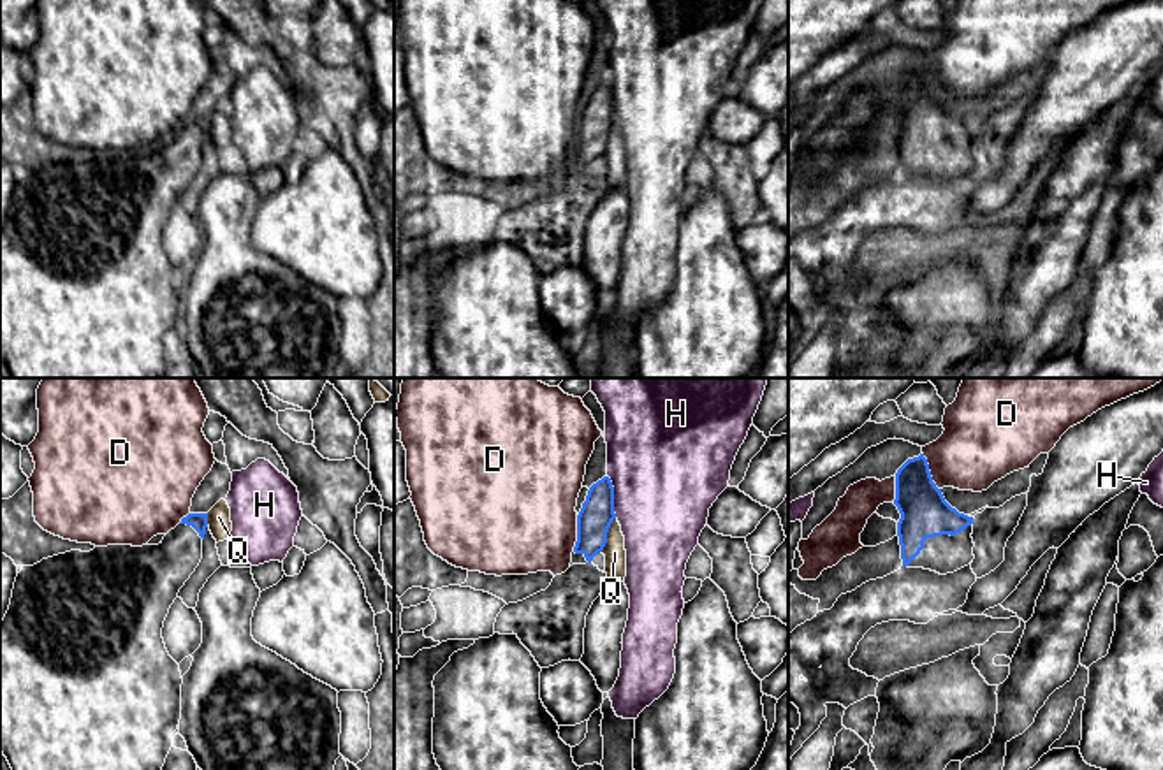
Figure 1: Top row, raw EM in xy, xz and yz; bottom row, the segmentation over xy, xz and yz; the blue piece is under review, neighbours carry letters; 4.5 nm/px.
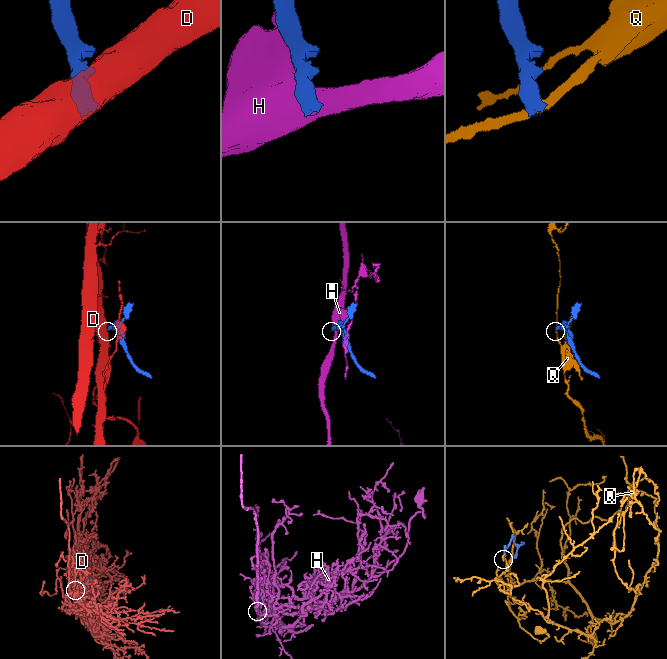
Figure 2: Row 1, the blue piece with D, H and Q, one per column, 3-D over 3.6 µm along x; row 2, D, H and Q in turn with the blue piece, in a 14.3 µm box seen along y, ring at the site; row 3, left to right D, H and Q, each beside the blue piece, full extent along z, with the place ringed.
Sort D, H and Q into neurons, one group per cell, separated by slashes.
D / H / Q

